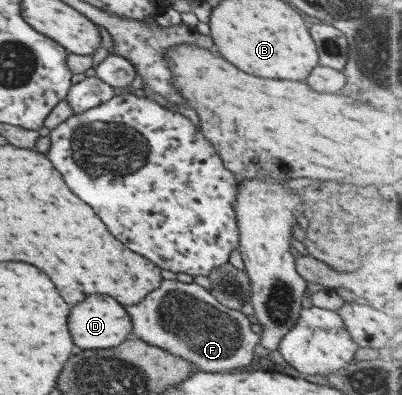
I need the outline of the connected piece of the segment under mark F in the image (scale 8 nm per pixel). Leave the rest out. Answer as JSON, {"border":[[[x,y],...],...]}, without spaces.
{"border":[[[162,279],[158,287],[141,301],[124,308],[131,320],[131,333],[137,339],[190,361],[202,372],[215,373],[243,367],[251,361],[253,351],[260,343],[260,335],[251,330],[245,314],[223,307],[195,282]]]}

